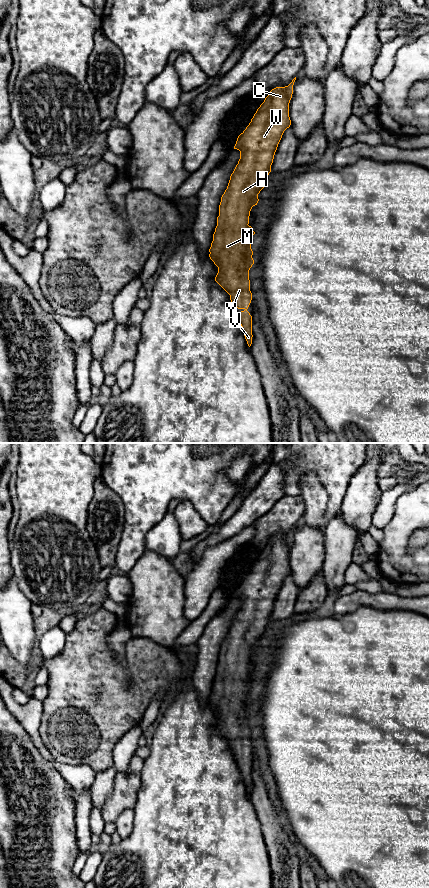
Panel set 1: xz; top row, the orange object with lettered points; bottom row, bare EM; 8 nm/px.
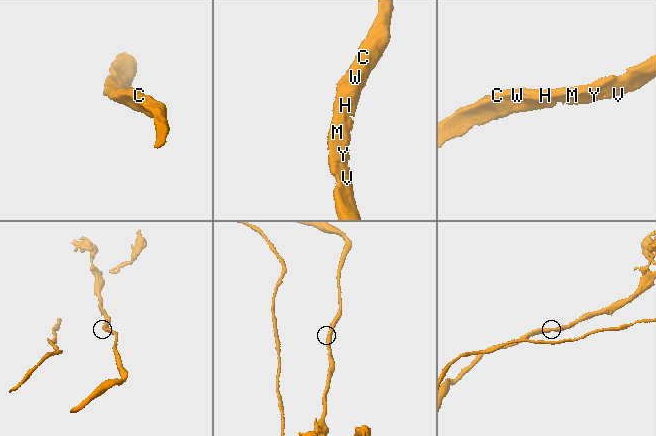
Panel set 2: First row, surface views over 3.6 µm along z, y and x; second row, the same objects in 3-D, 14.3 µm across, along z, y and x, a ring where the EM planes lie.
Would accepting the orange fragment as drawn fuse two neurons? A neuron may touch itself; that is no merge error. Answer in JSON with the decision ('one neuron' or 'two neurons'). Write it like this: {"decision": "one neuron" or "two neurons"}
{"decision": "one neuron"}

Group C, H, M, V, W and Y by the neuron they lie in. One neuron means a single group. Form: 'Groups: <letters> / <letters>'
Groups: C H M V W Y

